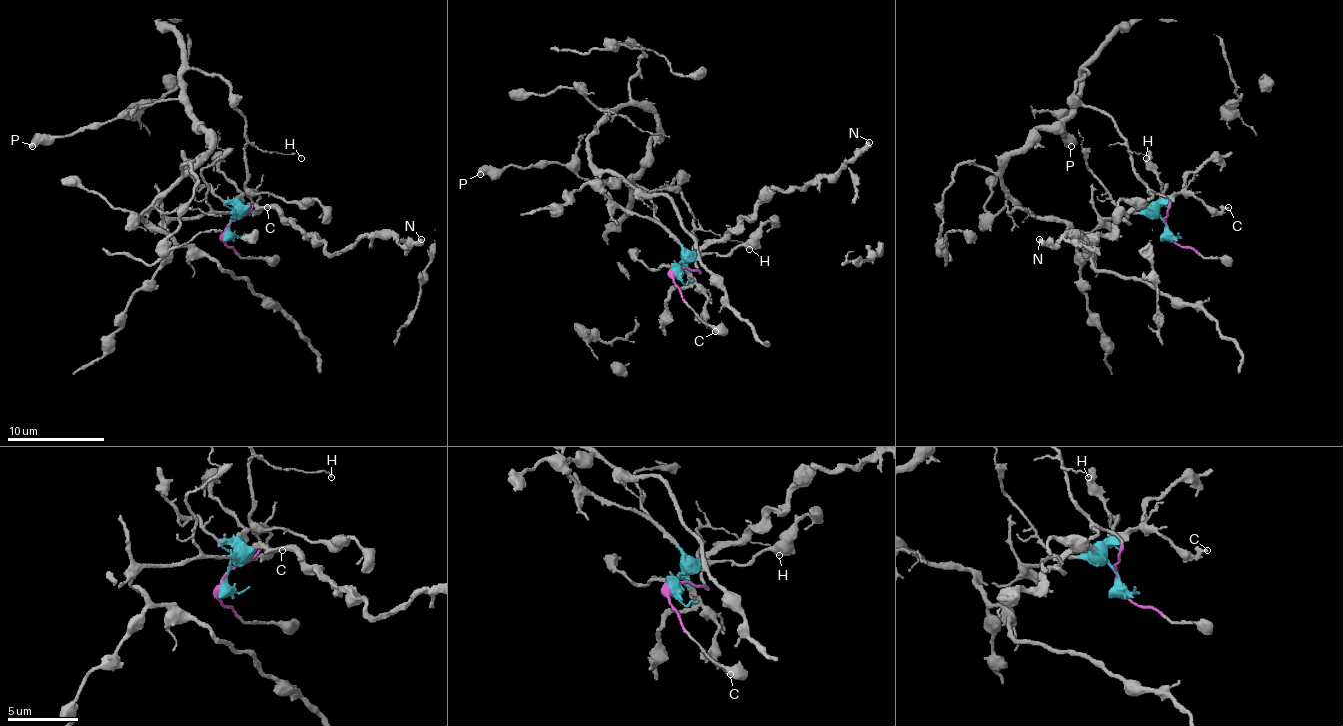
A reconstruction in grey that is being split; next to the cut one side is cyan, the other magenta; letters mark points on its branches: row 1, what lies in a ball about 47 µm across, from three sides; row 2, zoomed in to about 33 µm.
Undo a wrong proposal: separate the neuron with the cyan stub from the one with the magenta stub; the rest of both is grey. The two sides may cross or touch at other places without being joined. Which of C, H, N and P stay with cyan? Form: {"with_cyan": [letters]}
{"with_cyan": ["C", "N"]}

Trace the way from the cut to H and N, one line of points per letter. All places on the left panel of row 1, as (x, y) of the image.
H: (228, 234), (232, 221), (252, 207), (245, 180), (245, 149), (249, 144), (276, 153), (293, 153), (300, 158)
N: (228, 234), (235, 214), (276, 207), (330, 253), (366, 236), (393, 236), (402, 246), (422, 238)

